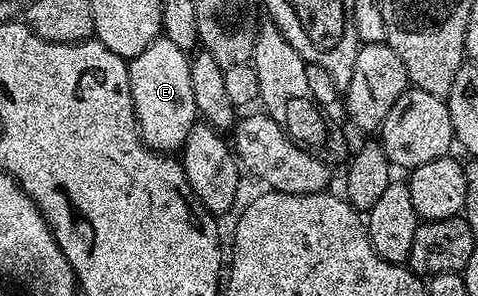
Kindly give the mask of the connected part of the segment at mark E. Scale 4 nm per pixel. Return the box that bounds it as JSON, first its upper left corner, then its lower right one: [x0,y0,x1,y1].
[129,35,199,154]

